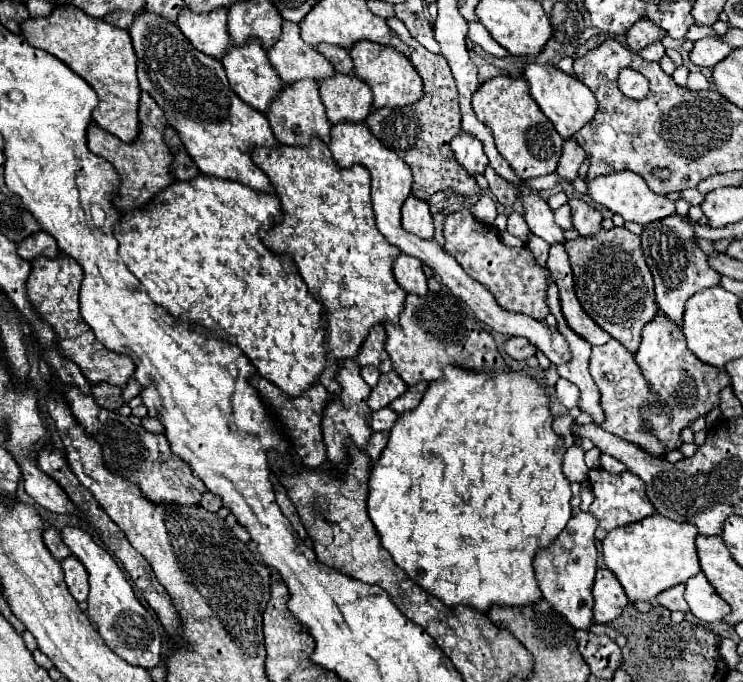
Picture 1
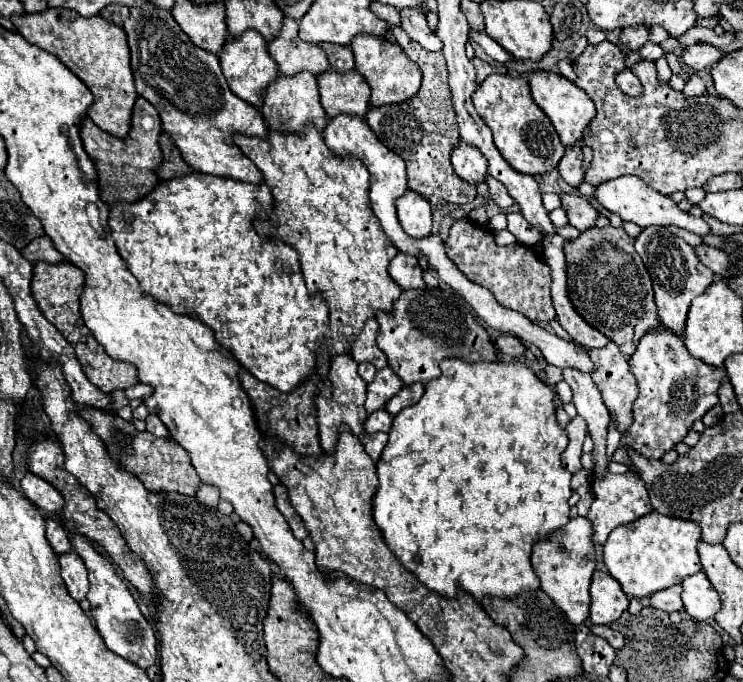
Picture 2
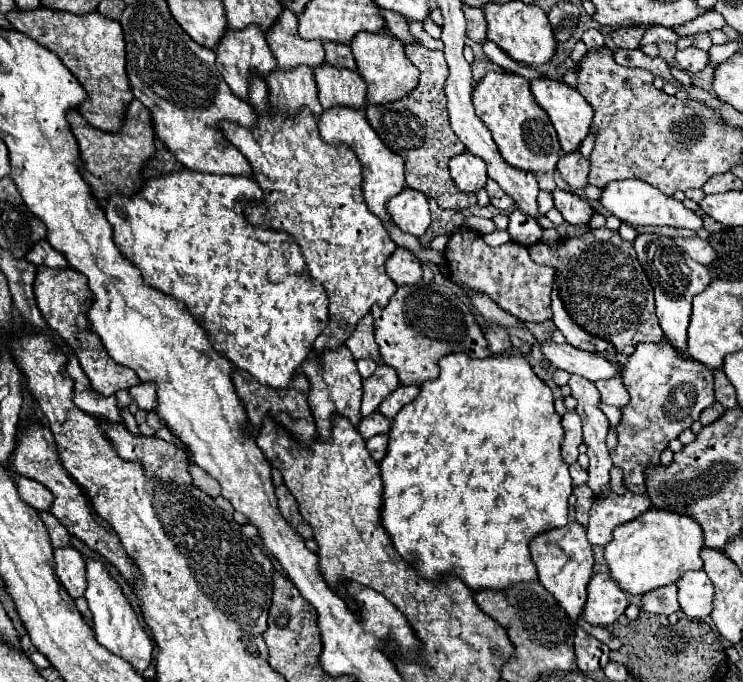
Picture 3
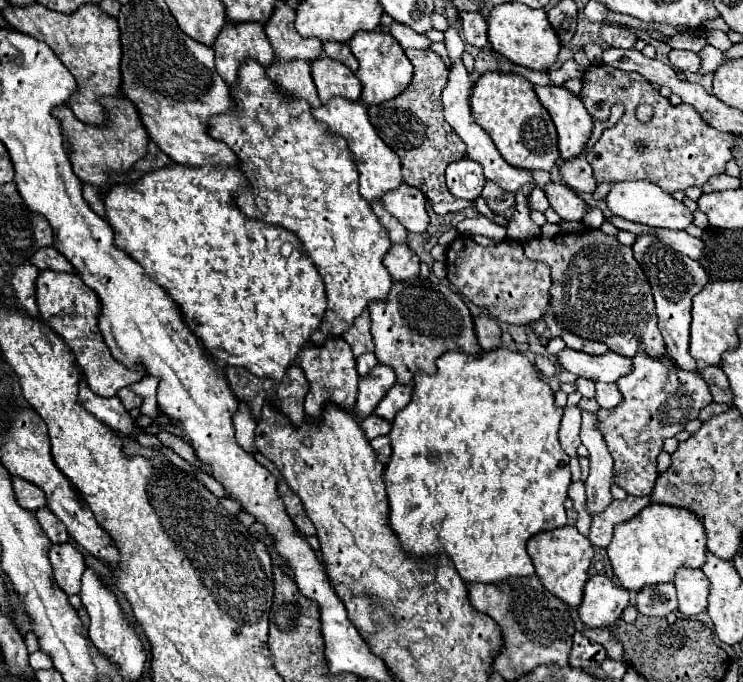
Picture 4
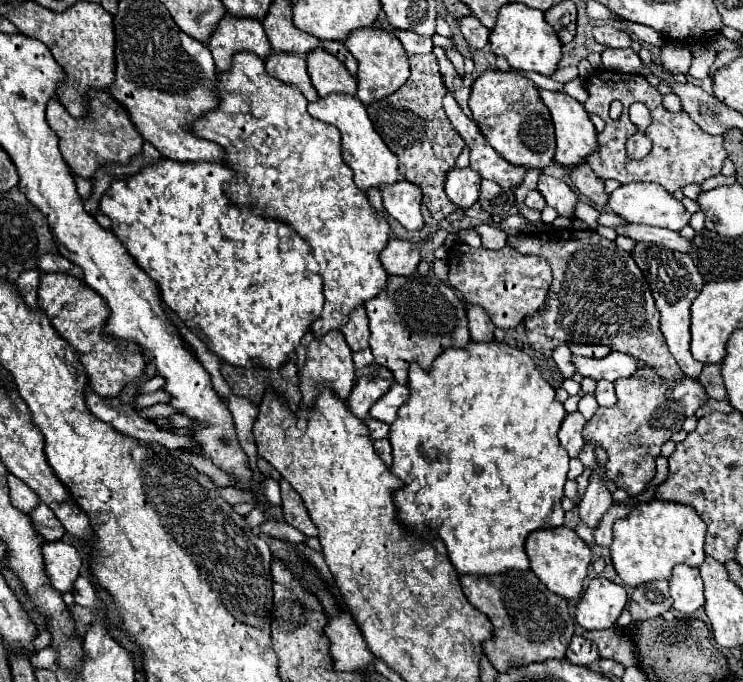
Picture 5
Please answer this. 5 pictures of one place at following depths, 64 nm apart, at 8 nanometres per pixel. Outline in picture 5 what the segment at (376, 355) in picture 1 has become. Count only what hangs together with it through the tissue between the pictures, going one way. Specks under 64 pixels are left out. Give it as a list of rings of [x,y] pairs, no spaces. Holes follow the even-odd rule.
[[[358,306],[352,314],[350,314],[350,322],[342,328],[342,334],[348,342],[348,346],[352,348],[352,352],[370,348],[370,330],[368,330],[368,316],[366,316],[366,308]]]

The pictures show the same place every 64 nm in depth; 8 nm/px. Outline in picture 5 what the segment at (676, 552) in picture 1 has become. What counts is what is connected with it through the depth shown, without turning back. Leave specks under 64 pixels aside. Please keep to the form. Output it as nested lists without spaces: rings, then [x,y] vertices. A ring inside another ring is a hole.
[[[652,498],[650,502],[642,502],[636,512],[630,512],[626,518],[614,524],[614,542],[610,546],[610,556],[614,570],[622,578],[622,582],[636,588],[638,584],[644,584],[648,580],[670,580],[672,568],[676,564],[698,568],[698,564],[702,564],[706,558],[704,540],[706,524],[694,508]]]

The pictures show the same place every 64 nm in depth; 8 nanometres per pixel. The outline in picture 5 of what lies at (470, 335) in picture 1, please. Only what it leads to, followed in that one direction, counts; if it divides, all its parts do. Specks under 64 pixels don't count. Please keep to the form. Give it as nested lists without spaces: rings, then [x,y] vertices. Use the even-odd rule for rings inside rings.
[[[434,274],[390,276],[386,290],[364,306],[370,318],[370,350],[378,364],[392,370],[398,384],[408,382],[408,368],[412,362],[430,370],[434,358],[438,358],[446,348],[466,348],[472,340],[464,302]]]

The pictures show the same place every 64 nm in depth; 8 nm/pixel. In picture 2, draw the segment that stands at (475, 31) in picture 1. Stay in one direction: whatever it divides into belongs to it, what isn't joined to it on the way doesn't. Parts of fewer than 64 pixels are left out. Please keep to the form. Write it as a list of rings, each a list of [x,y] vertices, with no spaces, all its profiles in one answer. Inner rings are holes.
[[[472,30],[472,32],[470,32],[470,40],[476,42],[476,44],[480,44],[480,46],[484,48],[484,52],[486,52],[490,58],[494,58],[496,62],[508,62],[508,60],[512,60],[510,52],[506,52],[506,50],[504,50],[496,40],[492,40],[486,32]]]

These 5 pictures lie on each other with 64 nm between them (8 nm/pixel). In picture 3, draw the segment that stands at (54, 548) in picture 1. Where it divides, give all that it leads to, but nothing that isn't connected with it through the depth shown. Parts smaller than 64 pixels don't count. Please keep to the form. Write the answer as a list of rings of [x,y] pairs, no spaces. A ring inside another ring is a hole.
[[[40,512],[40,518],[42,518],[44,526],[48,528],[48,534],[50,534],[50,540],[52,540],[54,548],[66,548],[66,546],[70,546],[70,534],[68,534],[68,530],[50,512]]]

